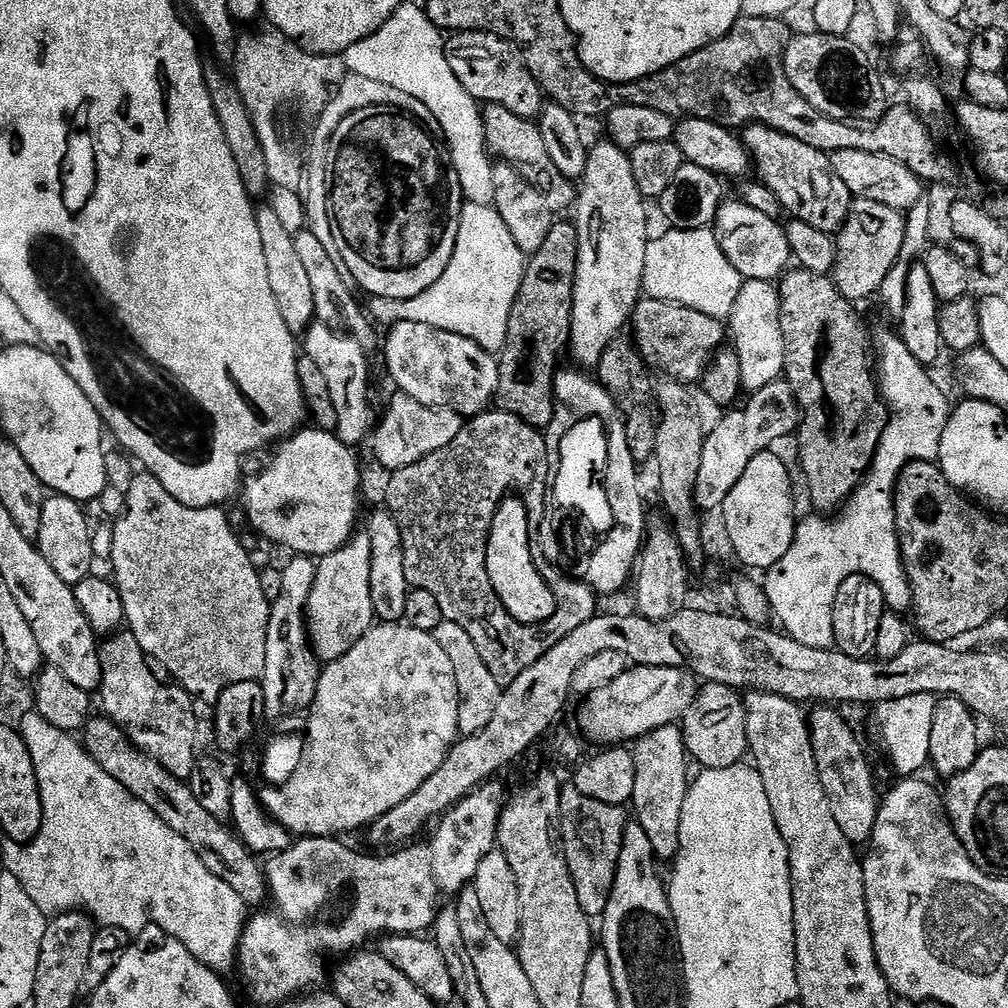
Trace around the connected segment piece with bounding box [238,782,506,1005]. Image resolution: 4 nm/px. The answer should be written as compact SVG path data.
M489 782L480 785L475 792L464 798L461 804L455 804L449 812L444 813L442 819L435 825L436 833L429 838L425 844L421 842L412 842L391 854L372 854L376 856L363 856L360 852L355 852L352 848L347 848L343 844L343 839L333 838L331 836L306 836L297 839L284 852L277 852L266 864L266 875L268 878L268 890L270 893L270 904L280 911L280 916L276 912L260 912L256 917L249 919L244 926L244 933L240 939L240 951L238 953L238 969L240 976L244 979L244 984L248 987L248 992L260 1004L284 1004L287 1005L293 998L299 998L305 994L311 993L315 984L320 984L324 980L324 956L343 957L345 954L351 954L357 950L363 949L368 939L379 937L385 933L403 933L403 934L424 934L431 929L436 921L436 915L440 913L443 896L455 898L459 896L463 888L469 887L475 881L478 874L478 866L482 866L482 858L490 854L497 847L496 835L498 834L498 822L500 815L506 803L506 791L500 782Z

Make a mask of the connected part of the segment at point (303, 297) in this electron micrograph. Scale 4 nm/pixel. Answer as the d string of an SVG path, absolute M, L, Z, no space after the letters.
M271 206L256 208L256 221L258 234L262 238L262 250L266 253L266 271L270 277L270 290L278 302L278 310L286 326L294 334L303 334L312 327L316 320L316 307L314 306L314 289L310 287L310 278L306 274L306 265L294 247L295 235L281 225L281 221Z

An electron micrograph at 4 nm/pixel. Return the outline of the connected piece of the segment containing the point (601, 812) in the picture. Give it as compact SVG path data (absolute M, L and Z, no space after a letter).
M571 786L561 787L560 801L560 838L574 878L574 890L578 890L578 903L589 918L603 917L606 902L610 902L614 890L614 874L618 870L618 854L622 854L622 834L629 824L629 813L627 816L619 804L586 798L586 794Z

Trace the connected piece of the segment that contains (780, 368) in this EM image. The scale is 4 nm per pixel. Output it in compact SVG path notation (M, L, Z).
M744 280L730 323L730 340L742 362L744 392L757 392L762 386L770 386L770 382L781 379L784 376L784 335L779 287L771 280Z

